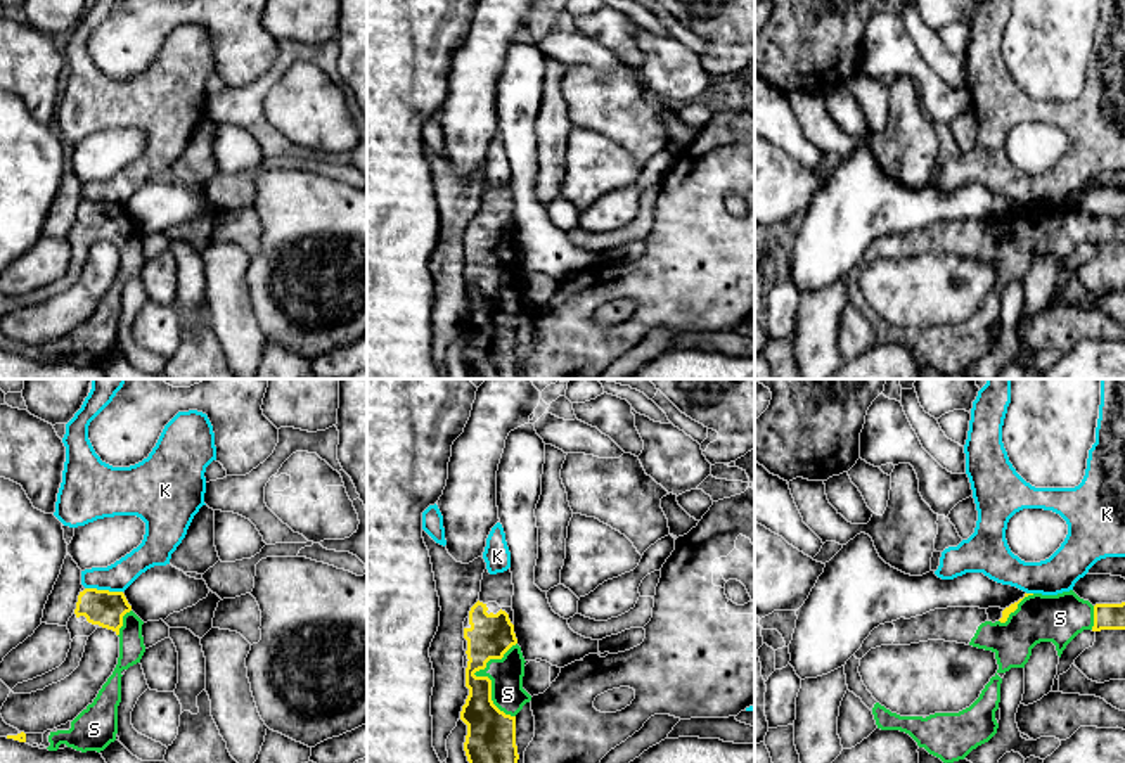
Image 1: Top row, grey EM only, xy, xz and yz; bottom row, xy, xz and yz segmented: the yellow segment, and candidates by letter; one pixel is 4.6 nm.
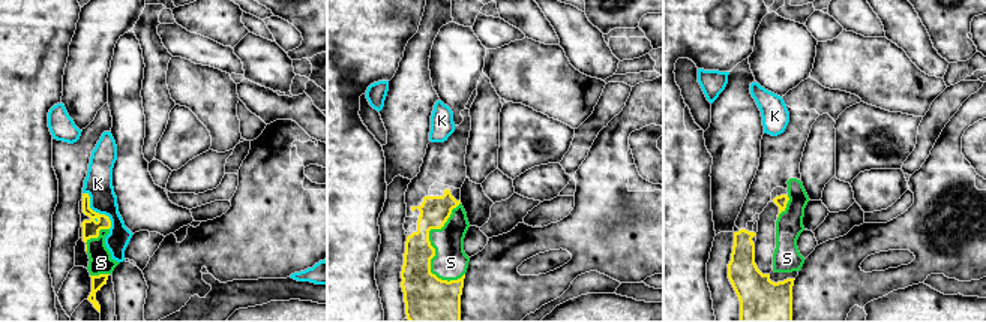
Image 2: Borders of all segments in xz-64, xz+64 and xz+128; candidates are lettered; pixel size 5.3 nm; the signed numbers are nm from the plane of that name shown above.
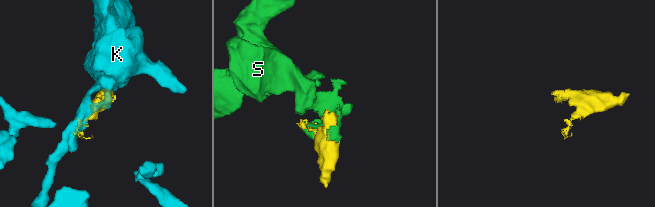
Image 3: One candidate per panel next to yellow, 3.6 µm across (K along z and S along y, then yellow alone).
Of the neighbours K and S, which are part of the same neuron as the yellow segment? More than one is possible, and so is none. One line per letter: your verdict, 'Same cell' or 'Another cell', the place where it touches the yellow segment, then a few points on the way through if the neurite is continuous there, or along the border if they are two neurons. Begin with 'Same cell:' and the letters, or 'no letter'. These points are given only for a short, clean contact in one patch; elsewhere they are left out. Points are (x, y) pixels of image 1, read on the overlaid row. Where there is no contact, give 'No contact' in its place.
Same cell: S
K: Another cell. Touches yellow at xy (104, 590). Boundary: xy (85, 587), (122, 592)
S: Same cell. Touches yellow at xz (483, 677)

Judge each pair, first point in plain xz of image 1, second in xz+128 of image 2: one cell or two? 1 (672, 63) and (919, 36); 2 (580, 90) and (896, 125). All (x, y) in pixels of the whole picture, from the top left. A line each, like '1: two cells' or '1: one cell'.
1: one cell
2: two cells

